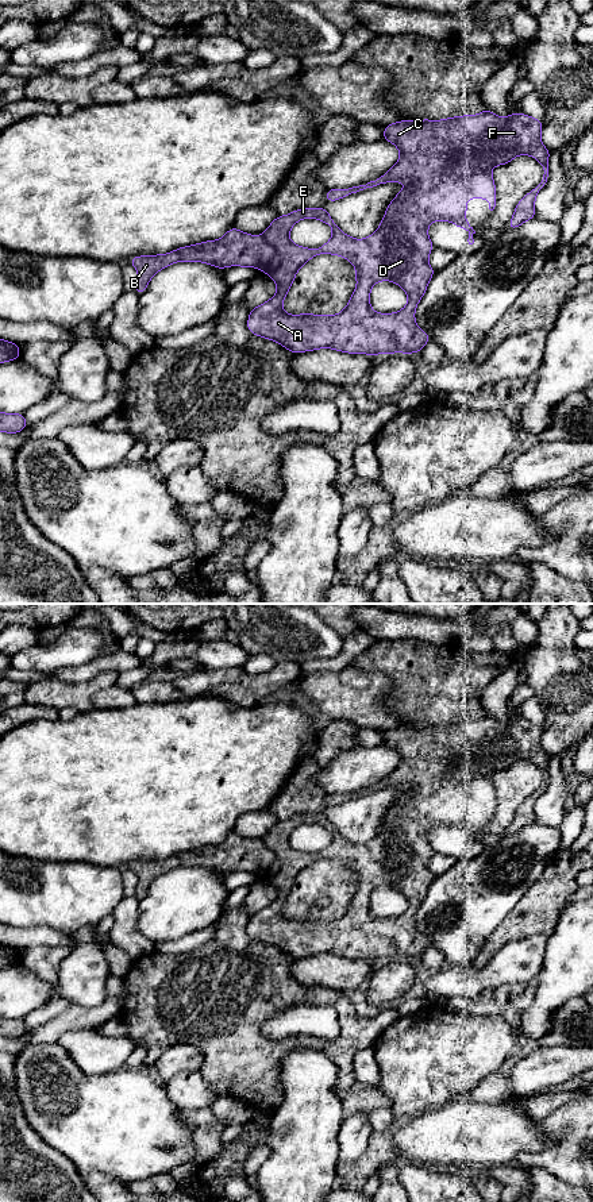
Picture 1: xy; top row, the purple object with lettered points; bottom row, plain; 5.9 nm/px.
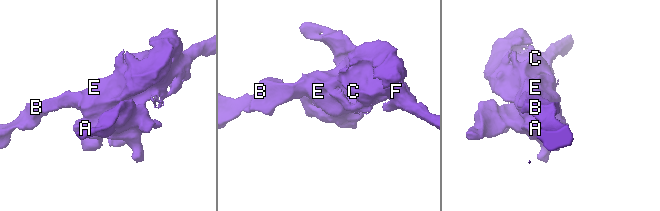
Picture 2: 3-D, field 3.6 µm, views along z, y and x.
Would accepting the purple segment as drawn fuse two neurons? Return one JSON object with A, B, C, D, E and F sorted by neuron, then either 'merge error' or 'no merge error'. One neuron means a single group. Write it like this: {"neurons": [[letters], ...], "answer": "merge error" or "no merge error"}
{"neurons": [["A", "C", "D", "E", "F"], ["B"]], "answer": "merge error"}

